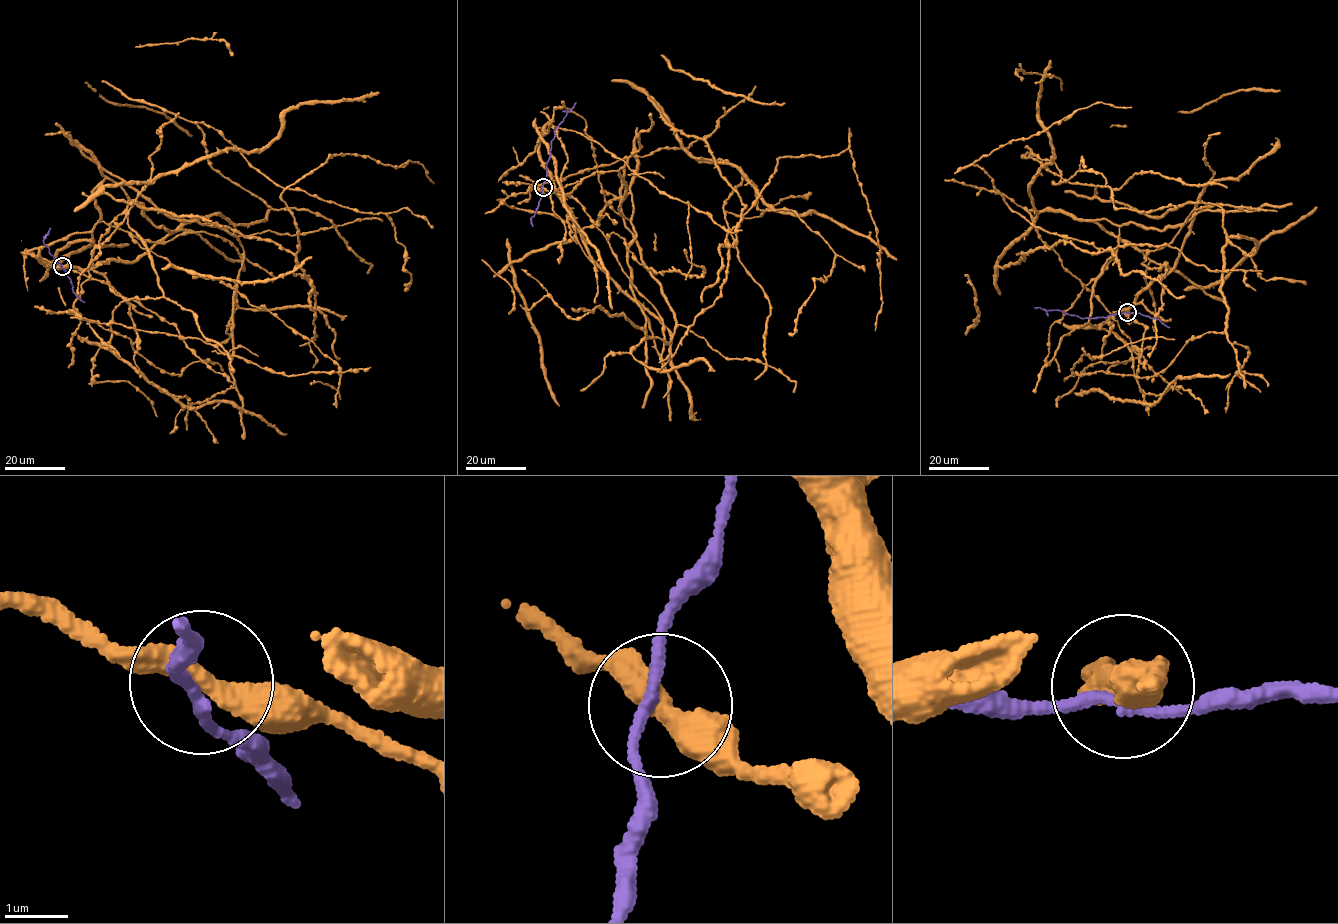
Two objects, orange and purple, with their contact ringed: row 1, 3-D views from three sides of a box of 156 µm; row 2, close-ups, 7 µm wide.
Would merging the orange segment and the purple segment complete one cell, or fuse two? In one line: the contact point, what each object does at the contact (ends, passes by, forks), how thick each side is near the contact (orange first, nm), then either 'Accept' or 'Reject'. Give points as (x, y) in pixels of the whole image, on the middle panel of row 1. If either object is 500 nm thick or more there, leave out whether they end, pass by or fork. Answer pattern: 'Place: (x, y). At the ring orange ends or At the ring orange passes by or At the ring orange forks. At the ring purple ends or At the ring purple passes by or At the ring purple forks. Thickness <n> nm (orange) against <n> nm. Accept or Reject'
Place: (543, 187). At the ring orange passes by. At the ring purple passes by. Thickness 360 nm (orange) against 160 nm. Reject

